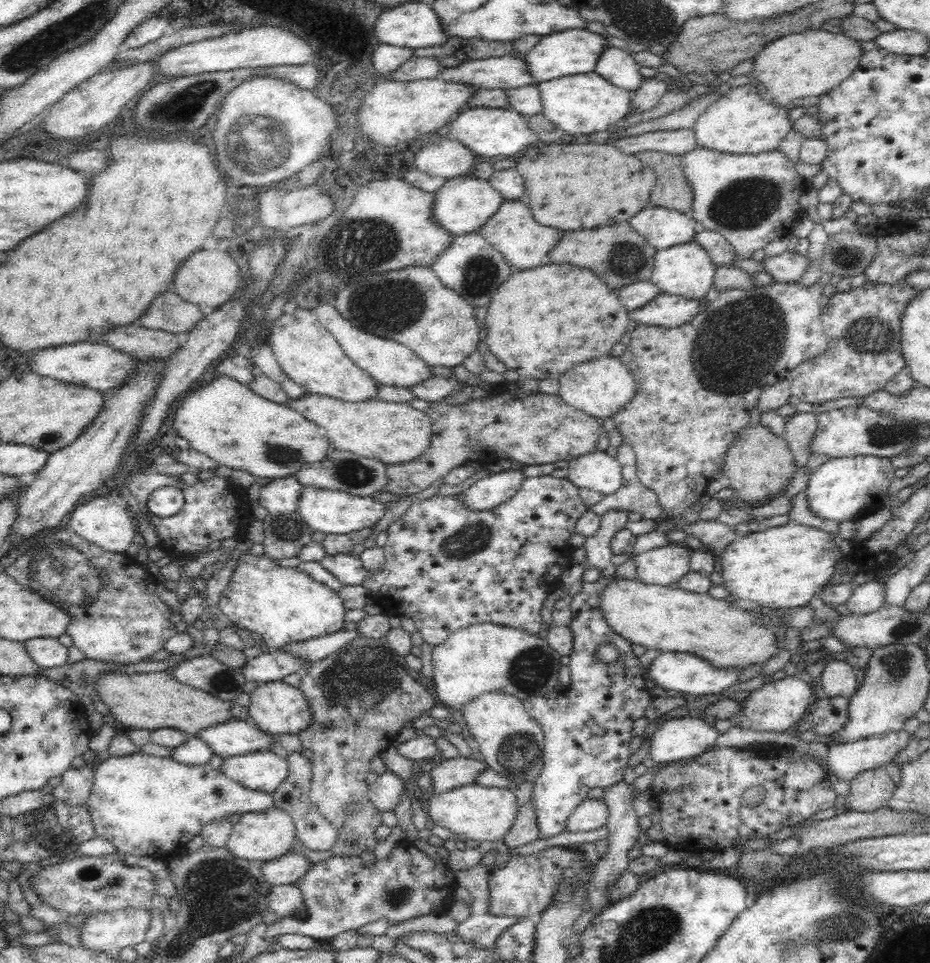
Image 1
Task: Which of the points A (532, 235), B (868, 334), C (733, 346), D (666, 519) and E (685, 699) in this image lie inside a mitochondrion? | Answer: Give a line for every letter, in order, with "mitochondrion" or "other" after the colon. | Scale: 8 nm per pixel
A: other
B: mitochondrion
C: mitochondrion
D: other
E: other

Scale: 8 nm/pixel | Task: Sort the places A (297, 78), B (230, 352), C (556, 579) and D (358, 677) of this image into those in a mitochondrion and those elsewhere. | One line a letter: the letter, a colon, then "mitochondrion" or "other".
A: other
B: other
C: other
D: mitochondrion

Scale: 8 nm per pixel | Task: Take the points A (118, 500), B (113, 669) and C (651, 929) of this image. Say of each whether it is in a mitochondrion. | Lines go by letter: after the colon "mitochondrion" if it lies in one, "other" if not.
A: other
B: other
C: mitochondrion

